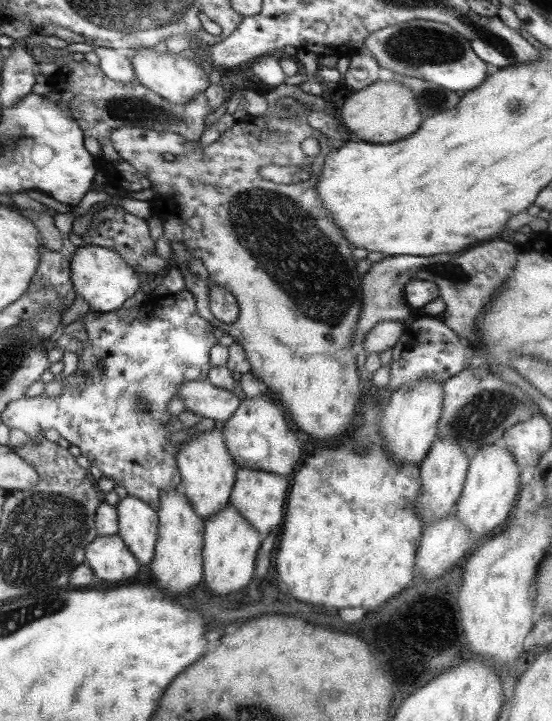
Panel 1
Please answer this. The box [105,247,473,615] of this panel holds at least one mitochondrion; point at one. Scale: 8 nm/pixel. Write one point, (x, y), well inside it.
(444, 271)

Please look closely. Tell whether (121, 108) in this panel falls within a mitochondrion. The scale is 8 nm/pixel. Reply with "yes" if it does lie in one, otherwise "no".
yes

